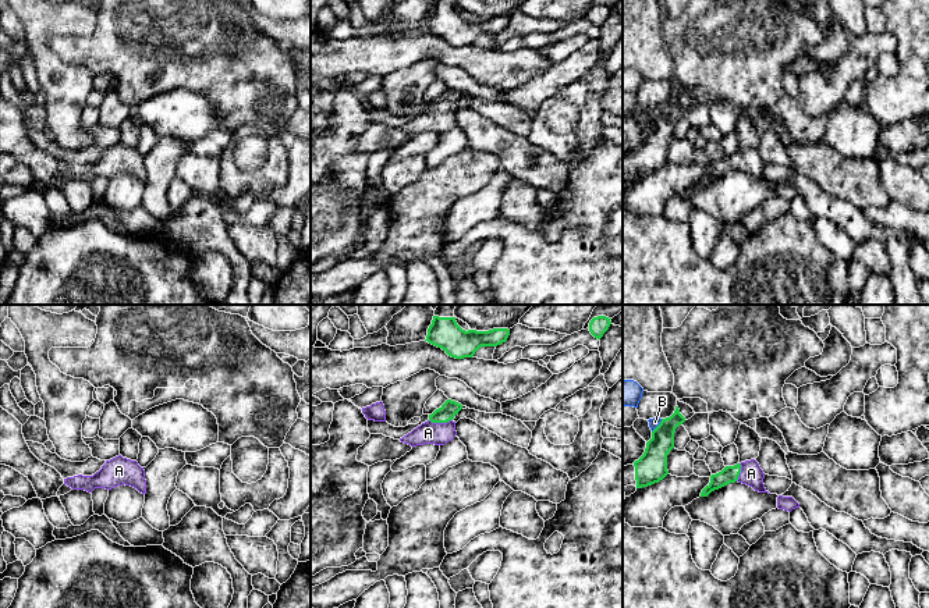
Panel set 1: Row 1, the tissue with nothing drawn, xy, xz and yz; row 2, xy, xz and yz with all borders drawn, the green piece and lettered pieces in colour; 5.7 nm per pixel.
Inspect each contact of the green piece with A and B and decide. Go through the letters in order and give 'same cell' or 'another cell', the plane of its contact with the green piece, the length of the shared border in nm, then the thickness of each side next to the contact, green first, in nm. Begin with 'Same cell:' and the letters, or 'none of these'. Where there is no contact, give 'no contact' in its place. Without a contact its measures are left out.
Same cell: A
A: same cell | xz | 140 nm | 100/130 nm
B: another cell | yz | 100 nm | 180/60 nm

